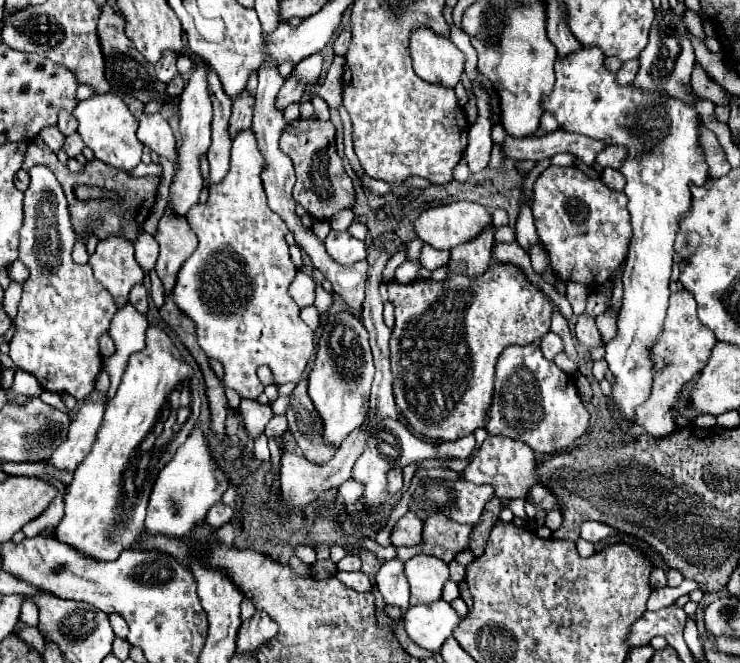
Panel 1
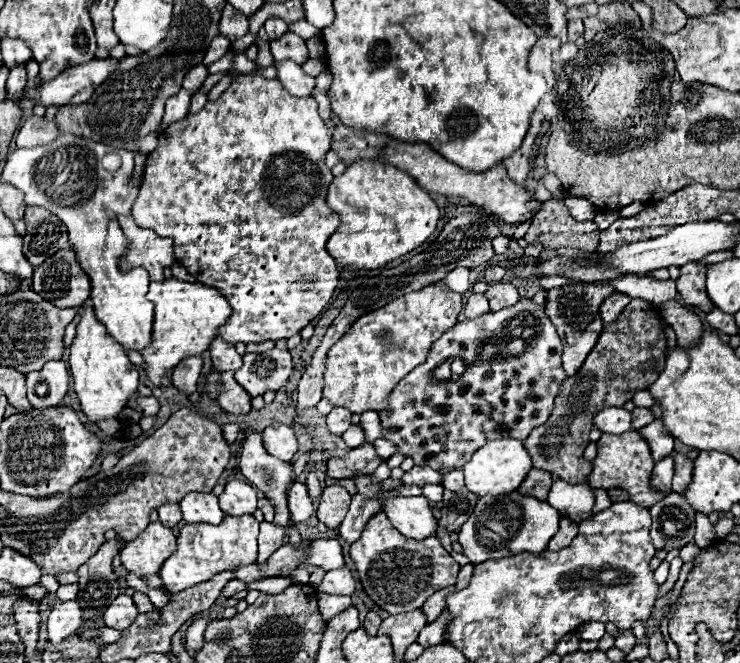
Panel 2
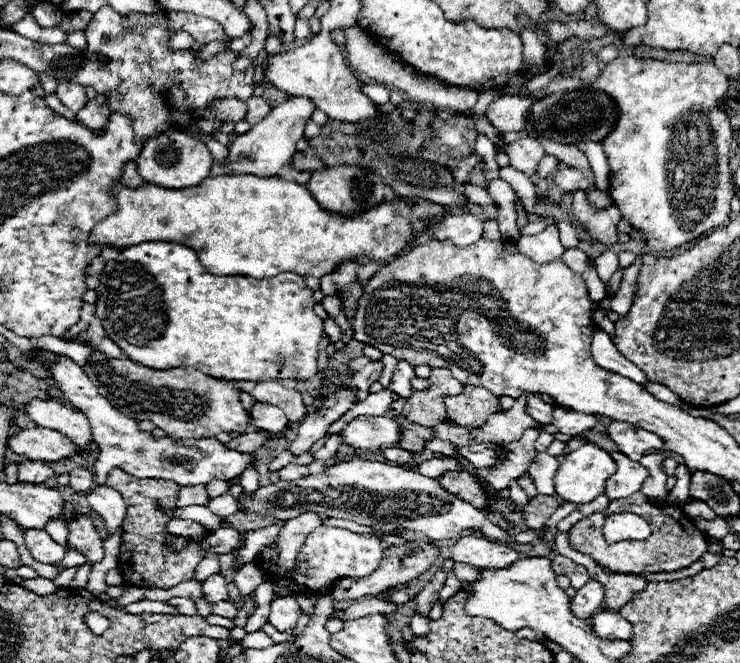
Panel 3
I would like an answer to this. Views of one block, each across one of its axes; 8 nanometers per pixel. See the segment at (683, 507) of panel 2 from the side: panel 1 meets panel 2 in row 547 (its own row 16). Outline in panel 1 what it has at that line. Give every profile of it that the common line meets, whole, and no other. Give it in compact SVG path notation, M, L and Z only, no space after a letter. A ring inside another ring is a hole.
M658 8L654 24L650 28L650 40L640 54L640 70L638 70L634 84L642 90L648 90L648 92L660 90L670 96L684 98L682 84L690 80L694 60L696 60L694 48L692 48L692 42L688 36L690 36L690 30L686 28L684 18L680 14L674 14L670 8L668 10Z

